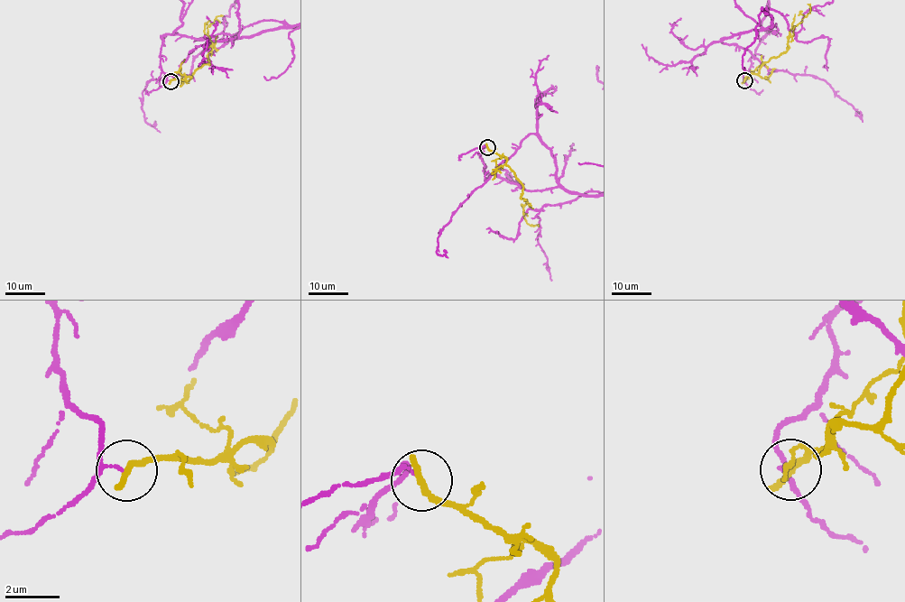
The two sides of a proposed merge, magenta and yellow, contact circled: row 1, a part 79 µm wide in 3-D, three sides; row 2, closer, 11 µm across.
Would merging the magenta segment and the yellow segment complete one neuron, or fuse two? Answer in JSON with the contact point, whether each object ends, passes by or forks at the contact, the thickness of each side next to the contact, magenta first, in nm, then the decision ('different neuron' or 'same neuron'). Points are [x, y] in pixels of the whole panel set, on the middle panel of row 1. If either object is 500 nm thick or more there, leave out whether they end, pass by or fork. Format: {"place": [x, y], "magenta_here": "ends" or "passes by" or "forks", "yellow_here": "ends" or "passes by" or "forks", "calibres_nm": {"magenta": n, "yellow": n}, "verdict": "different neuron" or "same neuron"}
{"place": [487, 147], "magenta_here": "passes by", "yellow_here": "ends", "calibres_nm": {"magenta": 80, "yellow": 320}, "verdict": "different neuron"}

